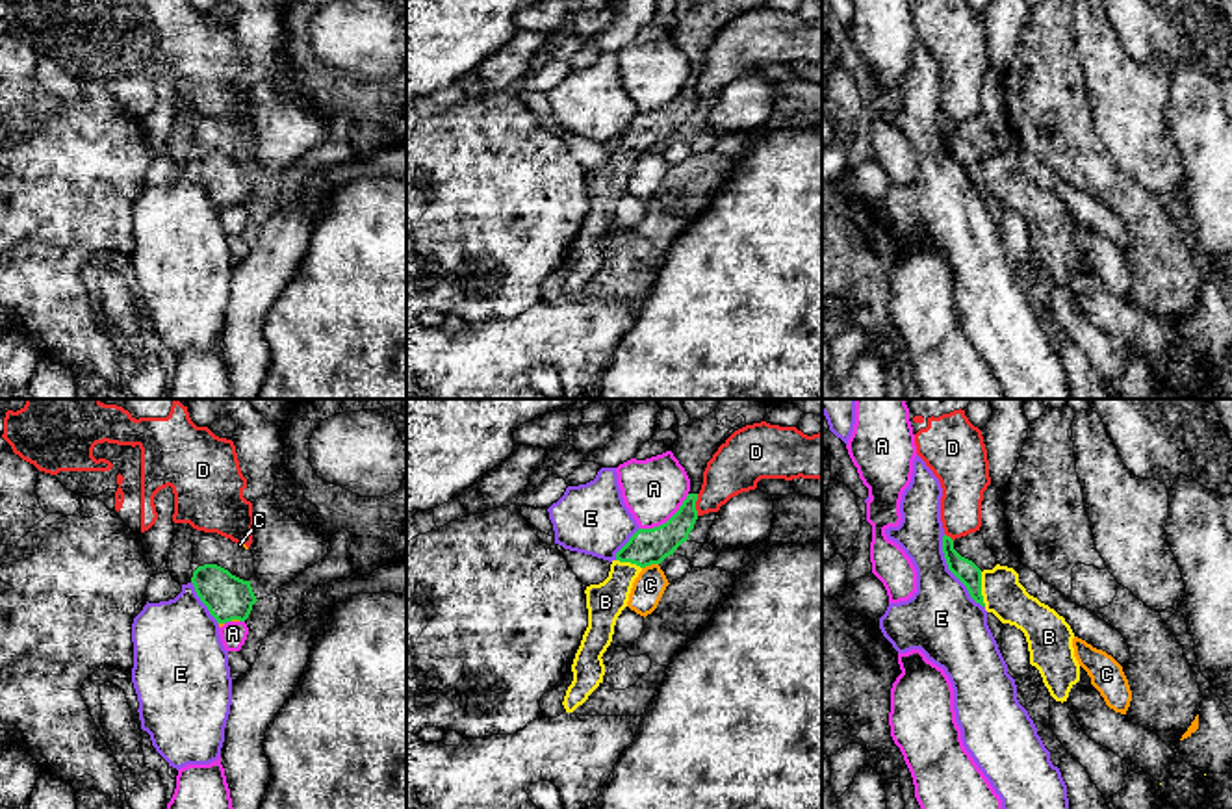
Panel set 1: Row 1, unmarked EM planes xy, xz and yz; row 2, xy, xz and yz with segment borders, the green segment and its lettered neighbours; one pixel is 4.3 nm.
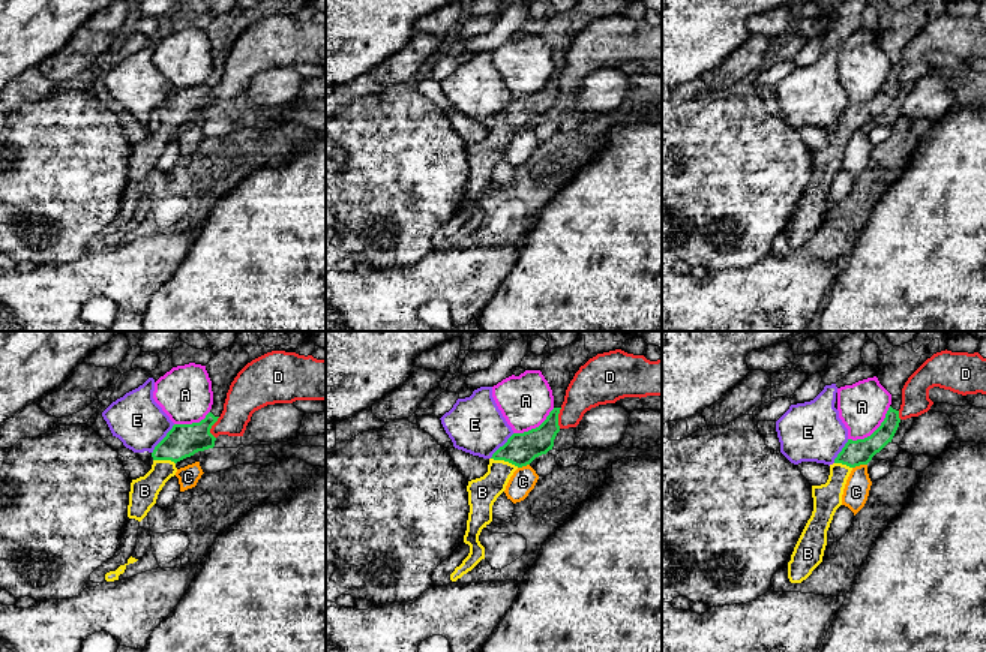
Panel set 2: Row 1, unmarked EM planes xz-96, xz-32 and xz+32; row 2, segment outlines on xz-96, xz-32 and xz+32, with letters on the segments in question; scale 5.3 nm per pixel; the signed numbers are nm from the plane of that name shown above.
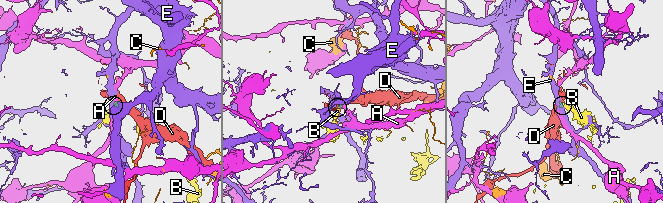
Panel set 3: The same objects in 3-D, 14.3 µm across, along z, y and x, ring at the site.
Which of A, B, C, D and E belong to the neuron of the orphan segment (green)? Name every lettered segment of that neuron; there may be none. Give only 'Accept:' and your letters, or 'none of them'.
Accept: B

